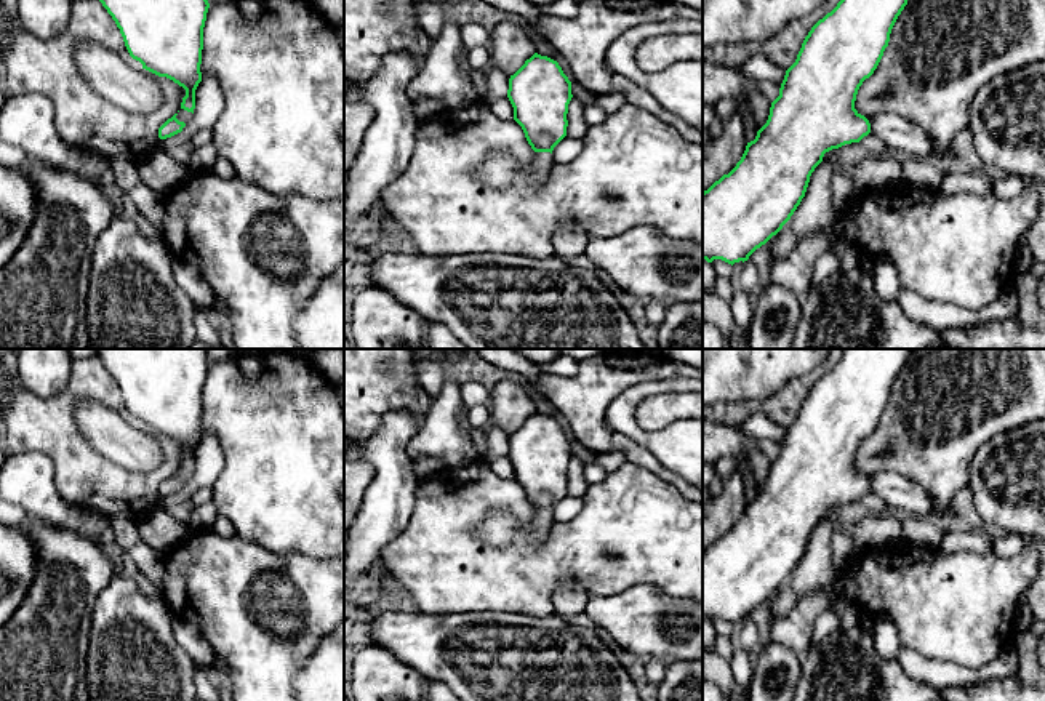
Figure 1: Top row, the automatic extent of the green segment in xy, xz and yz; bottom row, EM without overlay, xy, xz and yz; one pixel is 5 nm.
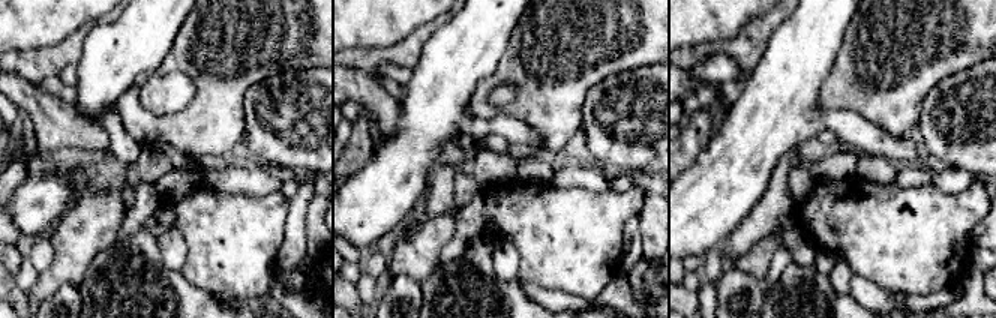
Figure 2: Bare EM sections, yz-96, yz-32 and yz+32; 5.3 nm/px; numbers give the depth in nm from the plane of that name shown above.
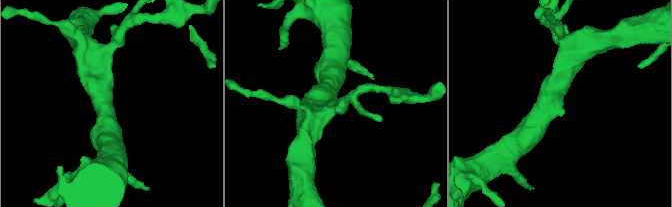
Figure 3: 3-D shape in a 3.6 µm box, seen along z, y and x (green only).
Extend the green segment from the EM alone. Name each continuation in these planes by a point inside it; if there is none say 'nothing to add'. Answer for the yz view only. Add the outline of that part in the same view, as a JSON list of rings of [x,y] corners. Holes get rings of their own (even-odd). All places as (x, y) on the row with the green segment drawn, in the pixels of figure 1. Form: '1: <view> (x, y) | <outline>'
1: yz (901, 136) | [[[890,112],[874,114],[867,120],[871,133],[883,139],[890,152],[915,158],[944,155],[960,166],[951,147],[938,149],[931,138],[909,120]]]

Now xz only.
1: xz (543, 162) | [[[536,152],[531,168],[528,170],[531,181],[541,186],[554,166],[551,152]]]

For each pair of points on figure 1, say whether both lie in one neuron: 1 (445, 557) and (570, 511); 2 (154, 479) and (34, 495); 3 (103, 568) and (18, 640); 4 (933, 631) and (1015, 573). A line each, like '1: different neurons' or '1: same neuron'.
1: different neurons
2: different neurons
3: same neuron
4: same neuron

